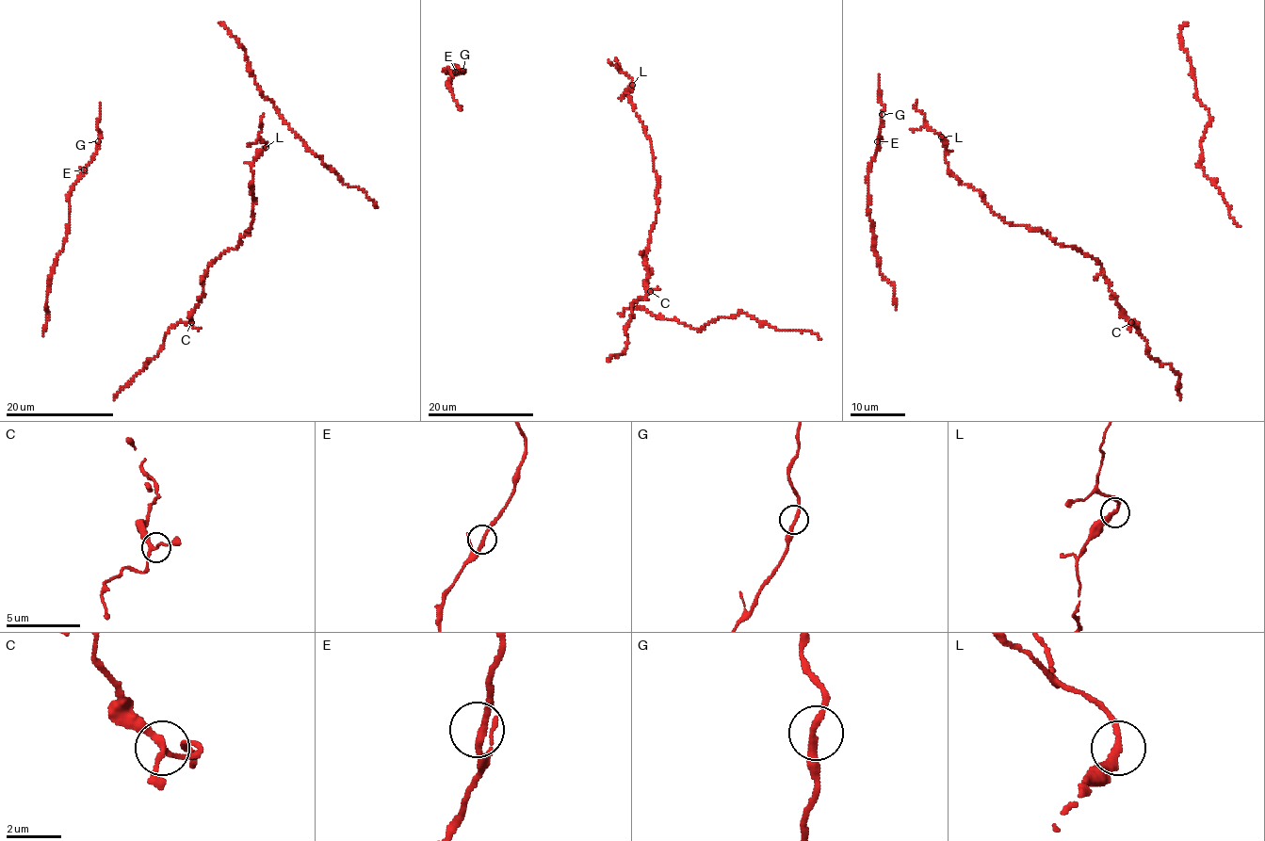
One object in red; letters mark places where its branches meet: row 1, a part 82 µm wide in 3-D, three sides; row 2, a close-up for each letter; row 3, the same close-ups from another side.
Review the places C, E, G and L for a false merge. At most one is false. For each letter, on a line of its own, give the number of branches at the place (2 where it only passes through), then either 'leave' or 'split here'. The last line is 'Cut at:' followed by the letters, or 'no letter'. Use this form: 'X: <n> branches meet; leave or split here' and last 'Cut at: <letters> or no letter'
C: 3 branches meet; leave
E: 2 branches meet; leave
G: 2 branches meet; leave
L: 2 branches meet; leave
Cut at: no letter

